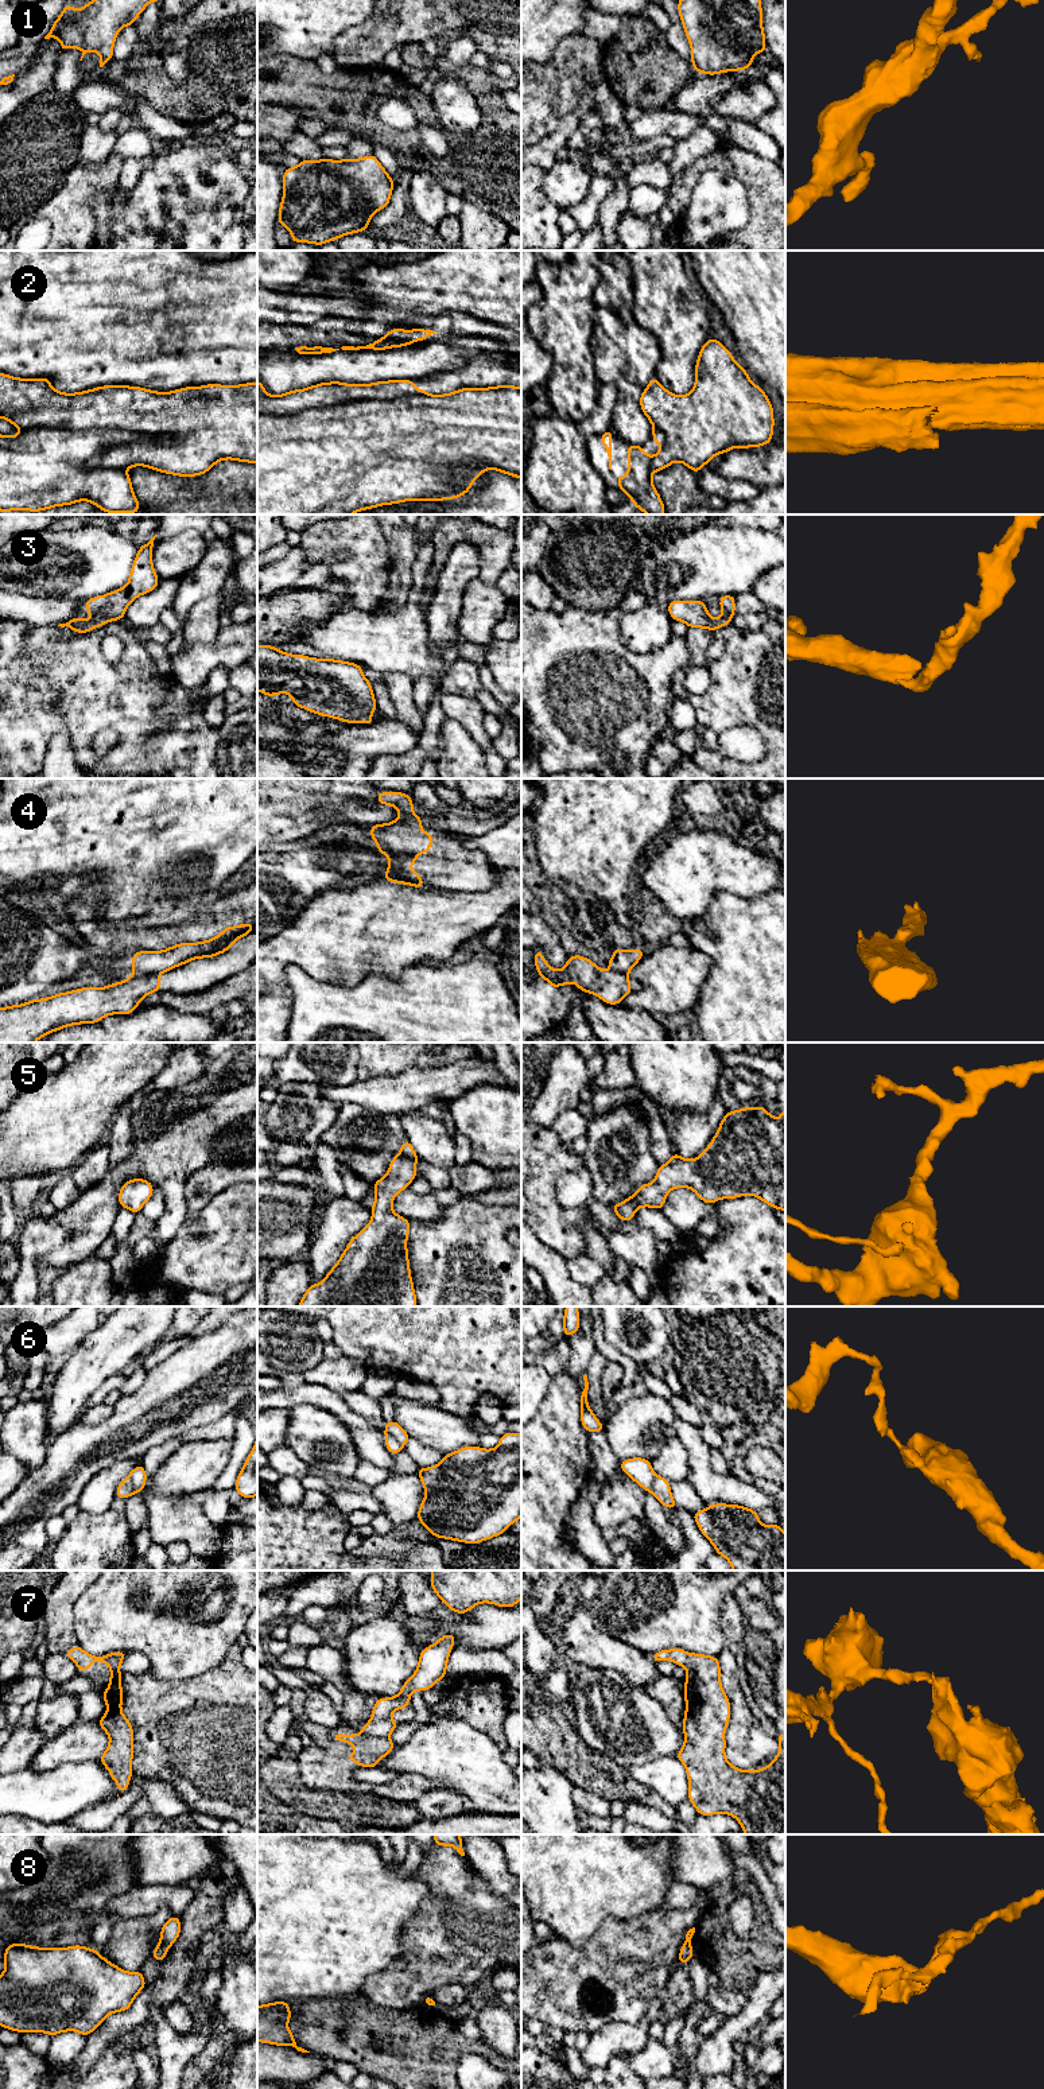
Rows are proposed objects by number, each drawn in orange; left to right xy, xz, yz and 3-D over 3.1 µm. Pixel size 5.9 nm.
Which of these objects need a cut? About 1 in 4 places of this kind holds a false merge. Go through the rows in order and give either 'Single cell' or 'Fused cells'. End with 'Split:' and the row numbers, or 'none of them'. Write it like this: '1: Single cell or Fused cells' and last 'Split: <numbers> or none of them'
1: Single cell
2: Fused cells
3: Single cell
4: Fused cells
5: Single cell
6: Fused cells
7: Single cell
8: Fused cells
Split: 2, 4, 6, 8

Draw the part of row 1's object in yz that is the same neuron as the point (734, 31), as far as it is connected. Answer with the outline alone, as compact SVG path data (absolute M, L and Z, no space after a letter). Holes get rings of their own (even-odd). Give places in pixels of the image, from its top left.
M678 0L678 8L696 73L746 70L756 54L766 51L761 0Z

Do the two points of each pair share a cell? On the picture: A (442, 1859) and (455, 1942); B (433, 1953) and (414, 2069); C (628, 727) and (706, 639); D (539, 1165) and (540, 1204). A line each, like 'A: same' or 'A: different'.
A: same
B: different
C: different
D: same

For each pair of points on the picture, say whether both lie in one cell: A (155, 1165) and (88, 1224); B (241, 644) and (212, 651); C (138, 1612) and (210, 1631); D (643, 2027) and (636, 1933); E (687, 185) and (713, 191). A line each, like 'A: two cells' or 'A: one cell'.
A: one cell
B: one cell
C: one cell
D: two cells
E: two cells

